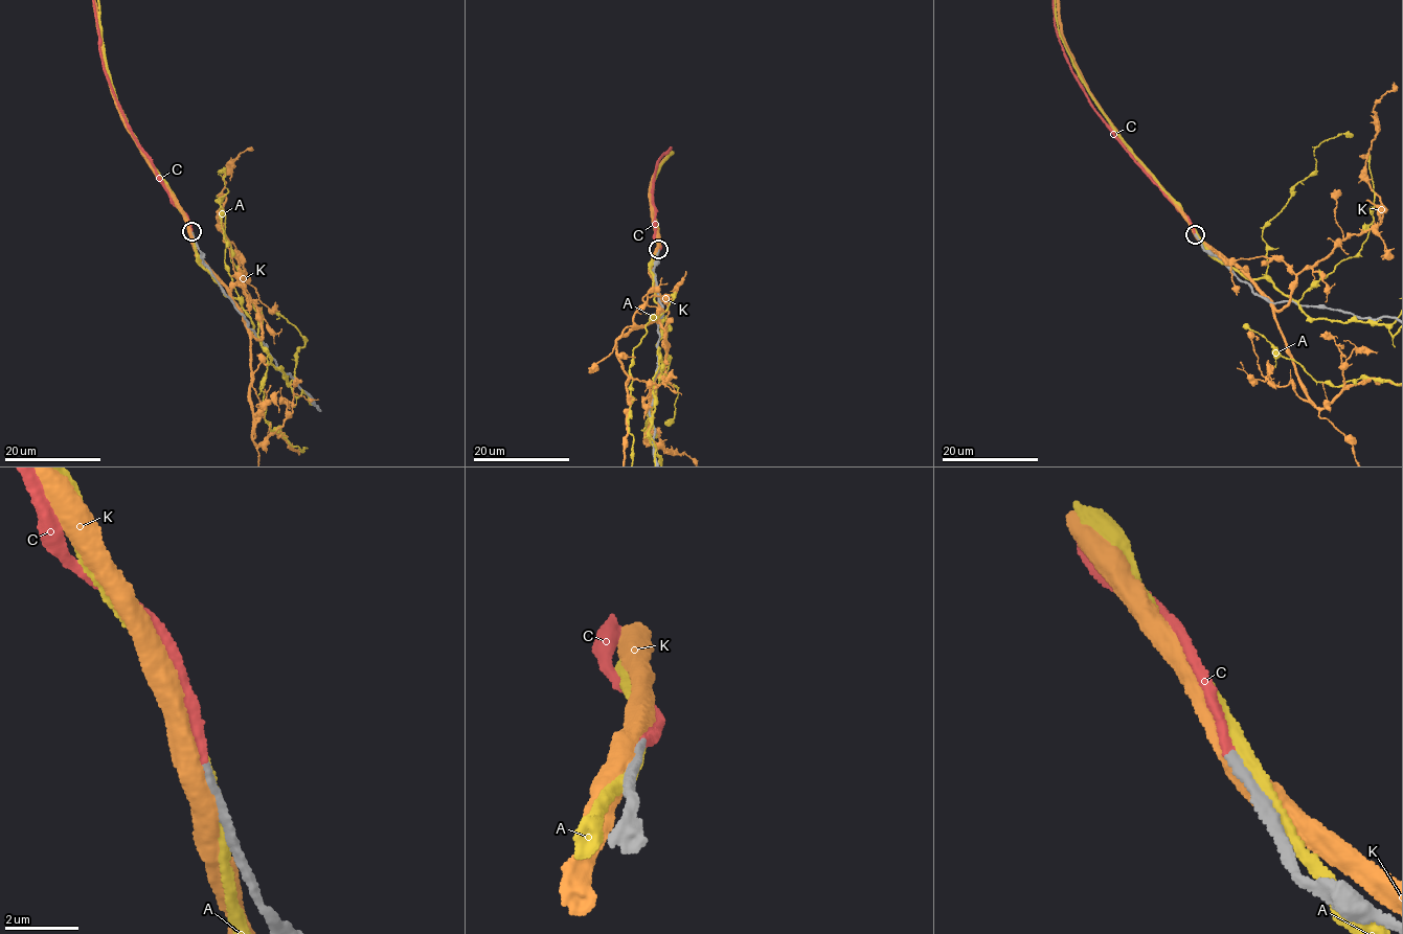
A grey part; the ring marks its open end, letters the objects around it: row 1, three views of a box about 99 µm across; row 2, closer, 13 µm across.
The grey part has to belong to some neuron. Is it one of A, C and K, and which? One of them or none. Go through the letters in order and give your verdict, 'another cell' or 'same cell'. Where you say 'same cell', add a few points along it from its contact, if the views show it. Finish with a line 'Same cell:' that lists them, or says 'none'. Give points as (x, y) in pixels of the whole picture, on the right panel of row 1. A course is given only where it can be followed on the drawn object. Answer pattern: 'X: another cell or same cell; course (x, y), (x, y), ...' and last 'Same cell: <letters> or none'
A: another cell
C: same cell; course (1195, 234), (1192, 223), (1094, 110), (1071, 70), (1055, 27), (1054, 7)
K: another cell
Same cell: C

